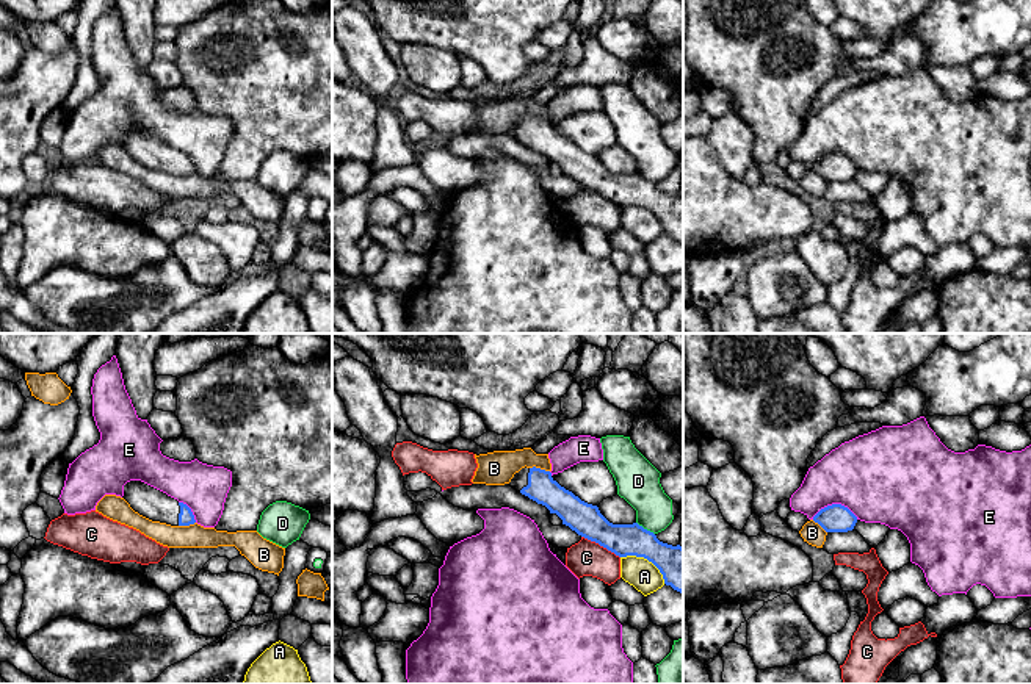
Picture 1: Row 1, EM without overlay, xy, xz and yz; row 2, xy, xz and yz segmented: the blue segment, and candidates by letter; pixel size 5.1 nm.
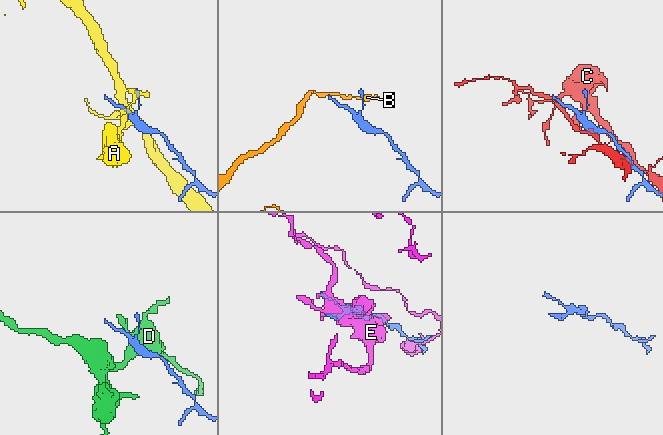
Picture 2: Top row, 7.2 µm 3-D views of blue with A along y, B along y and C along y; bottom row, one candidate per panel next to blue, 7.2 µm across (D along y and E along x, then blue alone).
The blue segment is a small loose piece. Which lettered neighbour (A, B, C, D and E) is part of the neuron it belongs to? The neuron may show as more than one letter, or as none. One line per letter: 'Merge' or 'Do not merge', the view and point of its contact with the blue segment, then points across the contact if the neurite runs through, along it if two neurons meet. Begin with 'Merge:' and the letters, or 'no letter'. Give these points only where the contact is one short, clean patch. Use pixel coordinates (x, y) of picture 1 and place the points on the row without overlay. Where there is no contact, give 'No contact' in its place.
Merge: no letter
A: Do not merge. Touches blue at xz (646, 207). Boundary: xz (621, 205), (646, 207), (658, 219), (665, 232)
B: Do not merge. Touches blue at xz (539, 118). Boundary: xz (530, 116), (549, 121)
C: Do not merge. Touches blue at xz (600, 194). Boundary: xz (582, 185), (597, 191), (619, 207)
D: Do not merge. Touches blue at xz (646, 179)
E: Do not merge. Touches blue at yz (834, 154)

